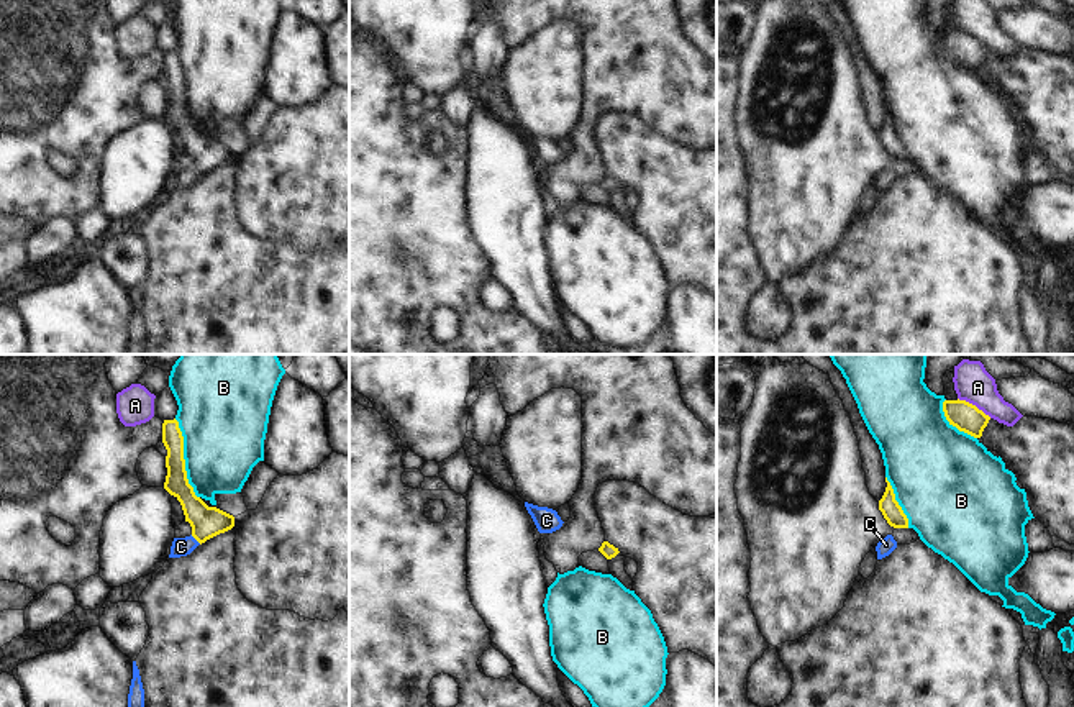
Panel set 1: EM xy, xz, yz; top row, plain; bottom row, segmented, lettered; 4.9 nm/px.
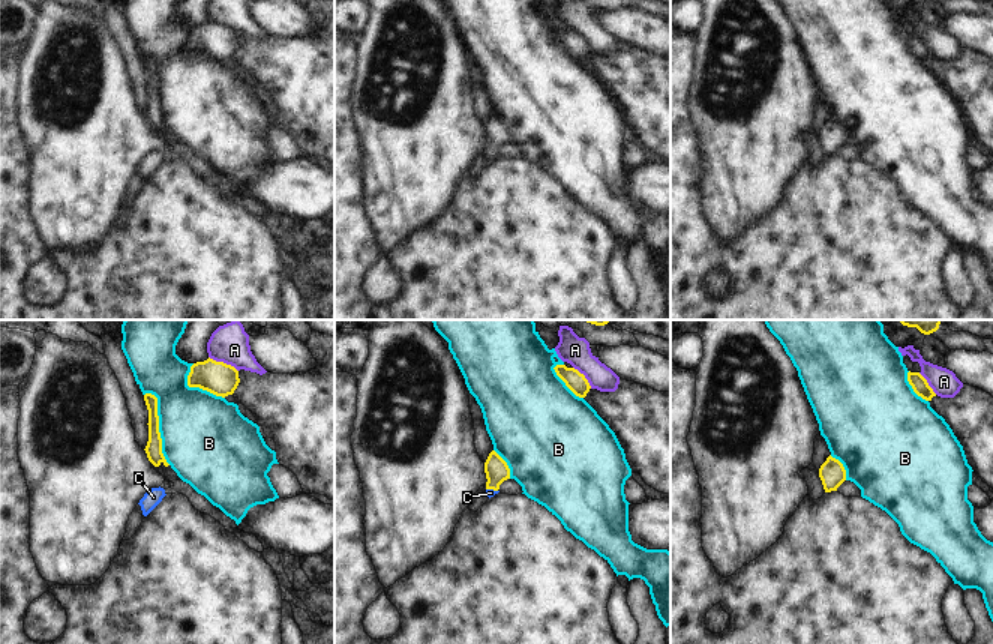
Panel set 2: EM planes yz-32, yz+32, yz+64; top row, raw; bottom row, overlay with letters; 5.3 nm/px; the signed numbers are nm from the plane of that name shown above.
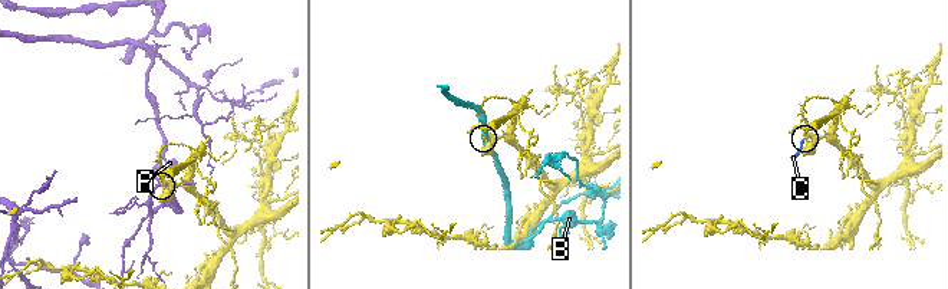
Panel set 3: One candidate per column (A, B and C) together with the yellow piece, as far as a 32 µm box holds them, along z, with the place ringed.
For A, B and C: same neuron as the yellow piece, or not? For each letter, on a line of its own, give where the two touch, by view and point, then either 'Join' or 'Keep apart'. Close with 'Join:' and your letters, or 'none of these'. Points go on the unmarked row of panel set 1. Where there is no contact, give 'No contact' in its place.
A: Touches yellow at yz (974, 38). Keep apart
B: Touches yellow at xy (182, 91). Keep apart
C: Touches yellow at xy (195, 171). Join
Join: C.

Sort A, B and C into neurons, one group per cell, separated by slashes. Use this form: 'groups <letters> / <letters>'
groups A / B / C

